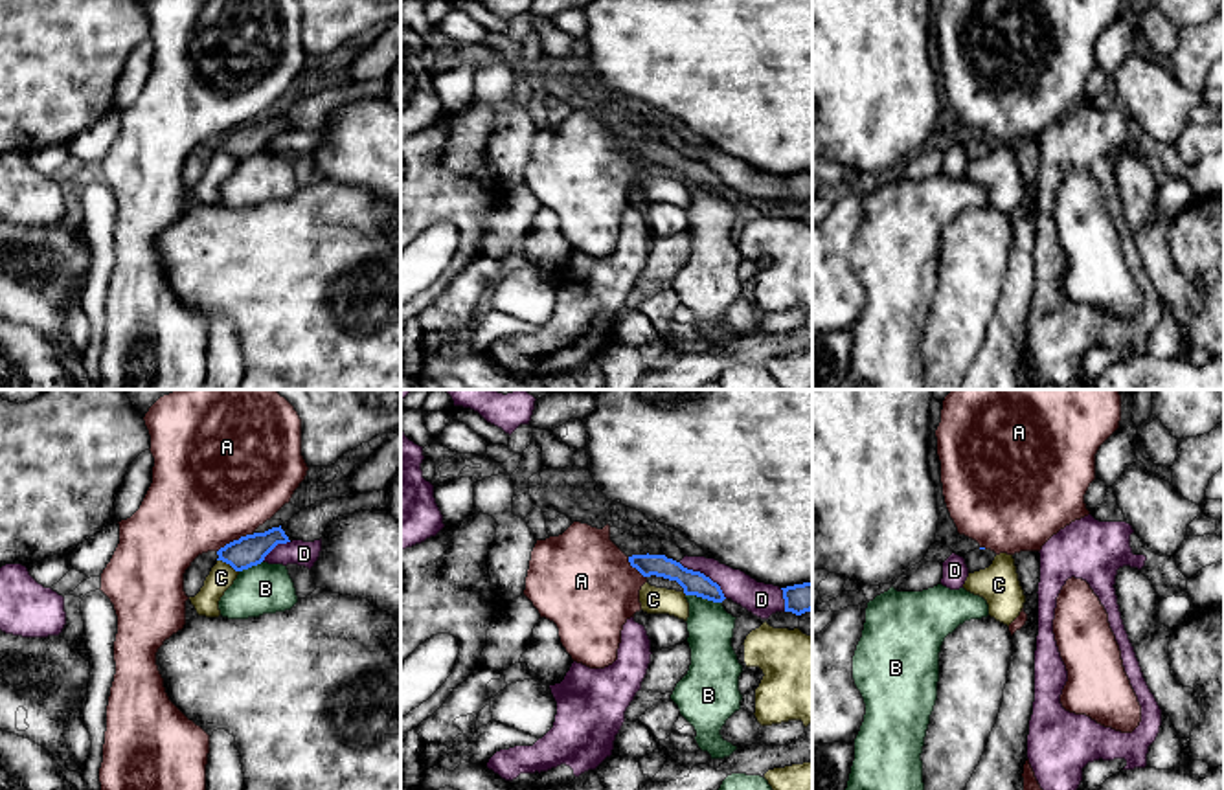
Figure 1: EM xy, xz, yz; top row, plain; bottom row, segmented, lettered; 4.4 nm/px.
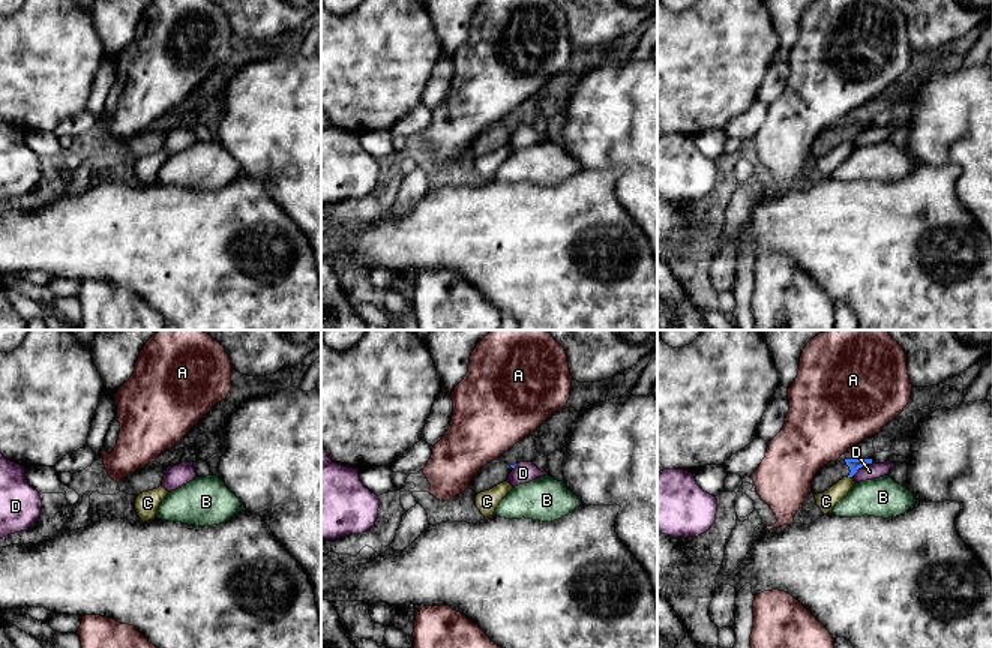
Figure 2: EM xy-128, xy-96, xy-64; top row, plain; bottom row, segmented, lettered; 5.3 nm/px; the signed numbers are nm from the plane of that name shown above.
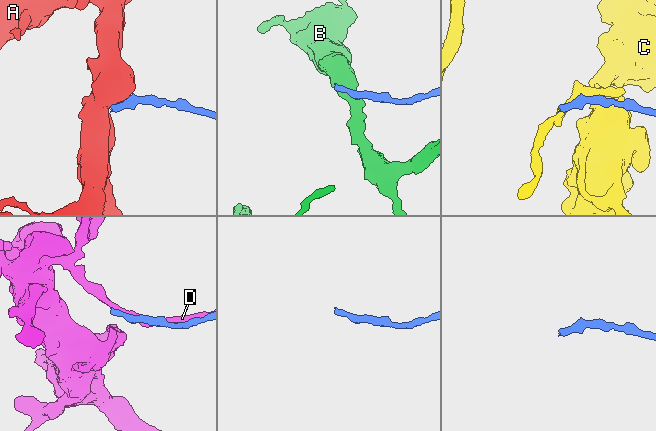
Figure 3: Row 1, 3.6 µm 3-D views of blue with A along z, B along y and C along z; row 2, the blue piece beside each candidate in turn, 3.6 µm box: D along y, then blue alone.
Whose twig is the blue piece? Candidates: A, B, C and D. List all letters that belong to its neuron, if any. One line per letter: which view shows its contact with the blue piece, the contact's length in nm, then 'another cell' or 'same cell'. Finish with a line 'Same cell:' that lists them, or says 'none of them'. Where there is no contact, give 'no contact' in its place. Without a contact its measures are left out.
A: contact in xy; length 170 nm; another cell
B: contact in xz; length 170 nm; another cell
C: contact in xy; length 110 nm; another cell
D: contact in xz; length 260 nm; another cell
Same cell: none of them

